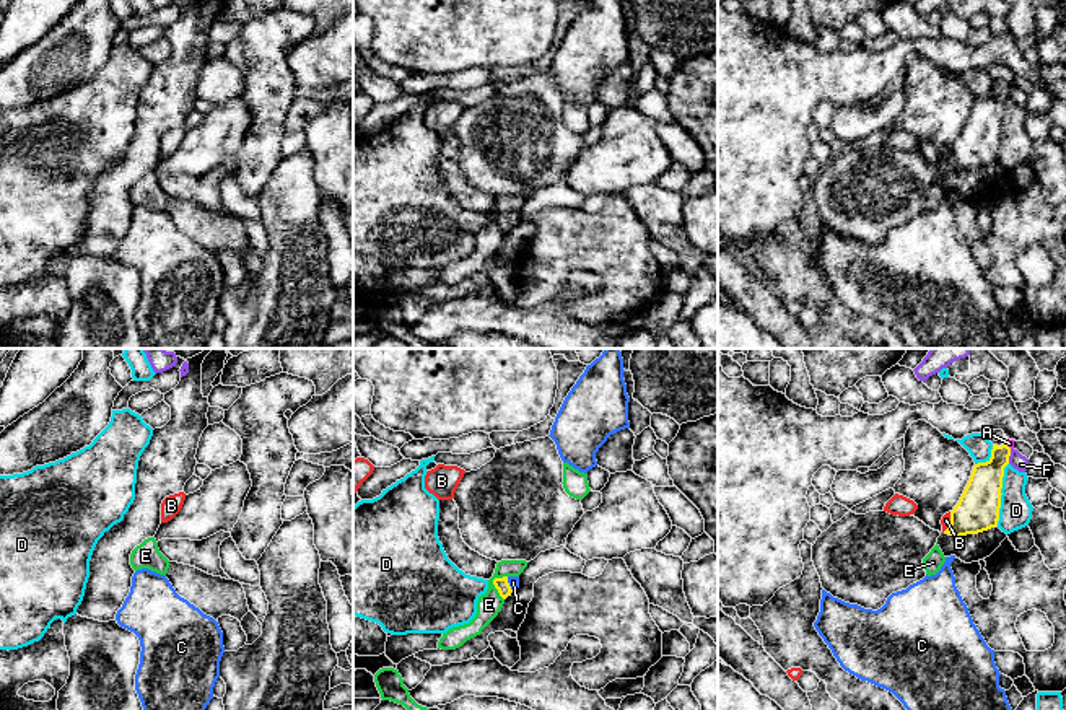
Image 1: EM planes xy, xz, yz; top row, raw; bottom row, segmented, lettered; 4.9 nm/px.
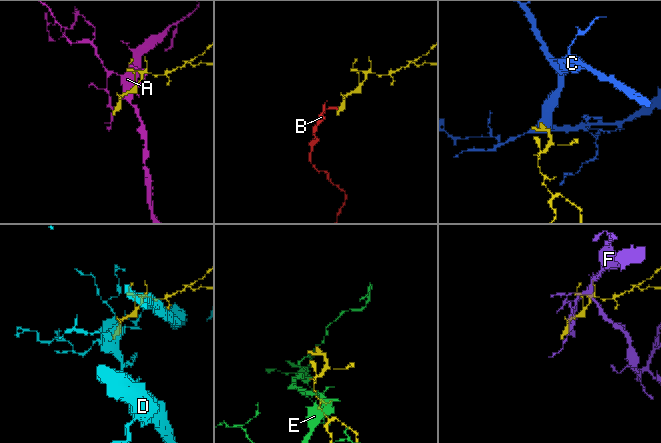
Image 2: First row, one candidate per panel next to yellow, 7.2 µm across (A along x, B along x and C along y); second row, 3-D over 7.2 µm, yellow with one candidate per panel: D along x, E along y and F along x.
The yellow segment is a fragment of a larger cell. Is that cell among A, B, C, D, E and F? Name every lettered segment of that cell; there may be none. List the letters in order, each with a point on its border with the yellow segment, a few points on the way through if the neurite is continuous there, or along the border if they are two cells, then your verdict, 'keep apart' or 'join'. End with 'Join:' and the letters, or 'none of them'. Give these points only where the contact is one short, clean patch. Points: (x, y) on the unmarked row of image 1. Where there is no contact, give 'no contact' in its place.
A: contact yz (1006, 80); keep apart
B: contact yz (951, 157); border yz (951, 147), (951, 157), (943, 166); keep apart
C: contact xz (508, 219); way xz (502, 220), (508, 219), (513, 217); join
D: contact yz (1000, 126); keep apart
E: contact xz (493, 219); border xz (506, 210), (493, 215), (493, 222), (503, 235); keep apart
F: contact yz (1009, 90); keep apart
Join: C

